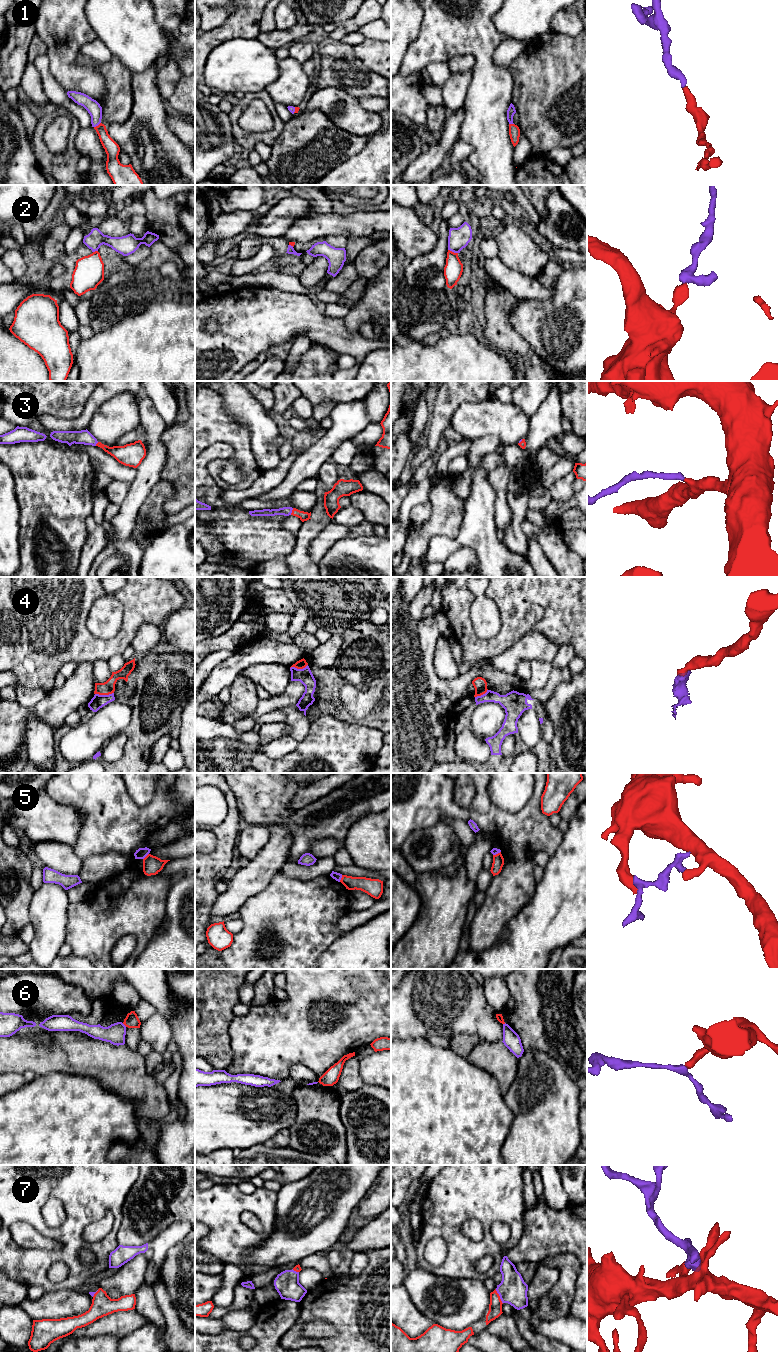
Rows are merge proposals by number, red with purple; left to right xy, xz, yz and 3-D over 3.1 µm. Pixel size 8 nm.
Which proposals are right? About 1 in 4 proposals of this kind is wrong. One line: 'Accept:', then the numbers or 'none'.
Accept: 1, 2, 3, 7

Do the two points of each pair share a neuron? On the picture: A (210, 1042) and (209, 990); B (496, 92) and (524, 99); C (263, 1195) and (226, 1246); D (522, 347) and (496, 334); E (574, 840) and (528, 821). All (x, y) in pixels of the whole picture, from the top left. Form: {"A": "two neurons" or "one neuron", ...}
{"A": "one neuron", "B": "two neurons", "C": "one neuron", "D": "one neuron", "E": "two neurons"}

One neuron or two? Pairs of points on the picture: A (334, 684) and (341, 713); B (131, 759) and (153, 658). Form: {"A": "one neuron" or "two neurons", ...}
{"A": "one neuron", "B": "one neuron"}

